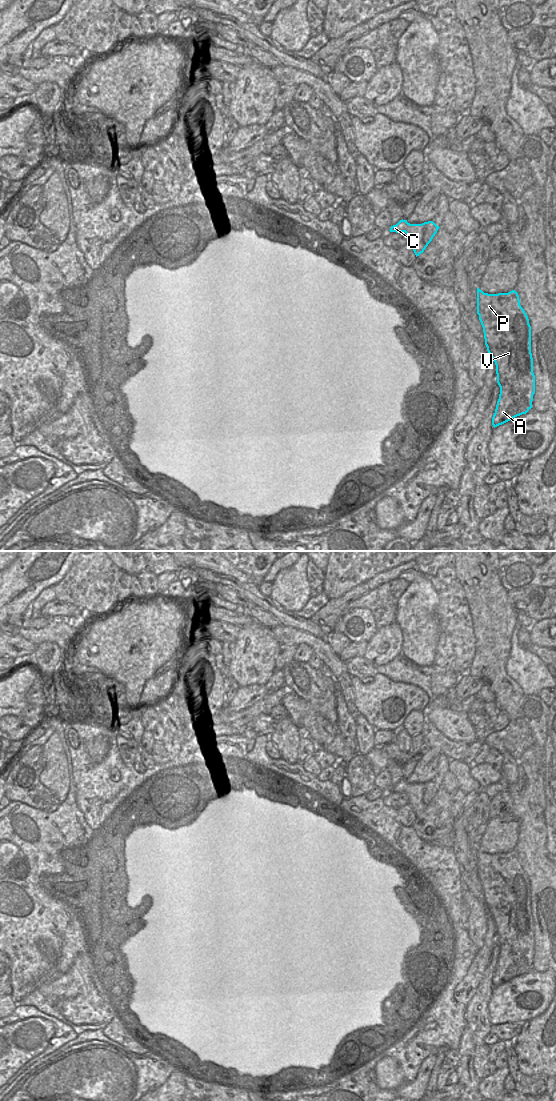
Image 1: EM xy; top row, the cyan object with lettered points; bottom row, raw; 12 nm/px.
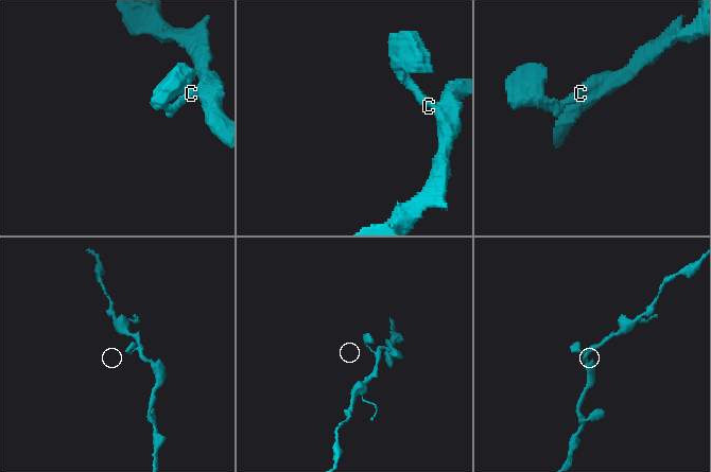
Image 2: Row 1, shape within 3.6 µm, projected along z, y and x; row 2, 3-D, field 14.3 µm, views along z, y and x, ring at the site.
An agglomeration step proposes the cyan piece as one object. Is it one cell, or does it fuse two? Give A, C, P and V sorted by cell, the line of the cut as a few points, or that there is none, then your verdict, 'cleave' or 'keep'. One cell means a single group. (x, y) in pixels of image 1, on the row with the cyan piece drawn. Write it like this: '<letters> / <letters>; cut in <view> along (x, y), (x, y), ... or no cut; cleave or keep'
A C P V; no cut; keep

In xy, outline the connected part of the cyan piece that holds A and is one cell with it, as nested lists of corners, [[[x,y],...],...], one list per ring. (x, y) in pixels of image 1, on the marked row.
[[[477,288],[477,314],[487,351],[496,365],[500,387],[492,417],[495,428],[532,408],[535,375],[531,326],[515,290],[488,294]]]

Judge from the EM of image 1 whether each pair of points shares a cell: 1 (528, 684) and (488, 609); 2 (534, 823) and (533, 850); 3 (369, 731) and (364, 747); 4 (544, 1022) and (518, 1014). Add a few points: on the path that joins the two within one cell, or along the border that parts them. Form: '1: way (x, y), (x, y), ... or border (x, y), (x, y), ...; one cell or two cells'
1: border (515, 628), (505, 666), (507, 674); two cells
2: way (533, 830), (533, 843); one cell
3: way (365, 735), (365, 743); one cell
4: border (545, 1010), (523, 1023); two cells

